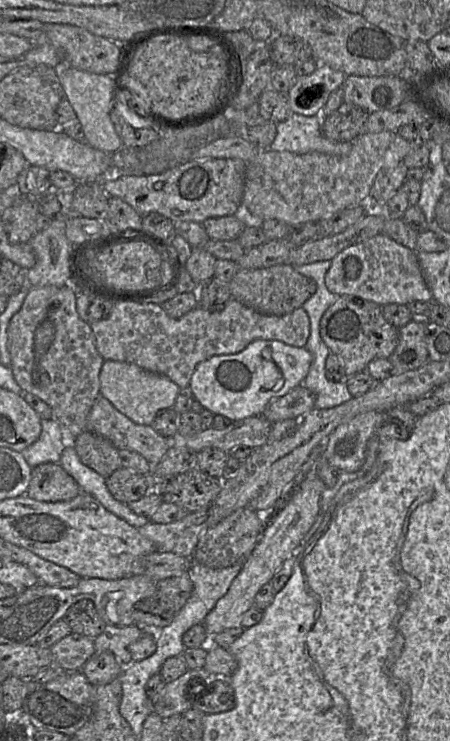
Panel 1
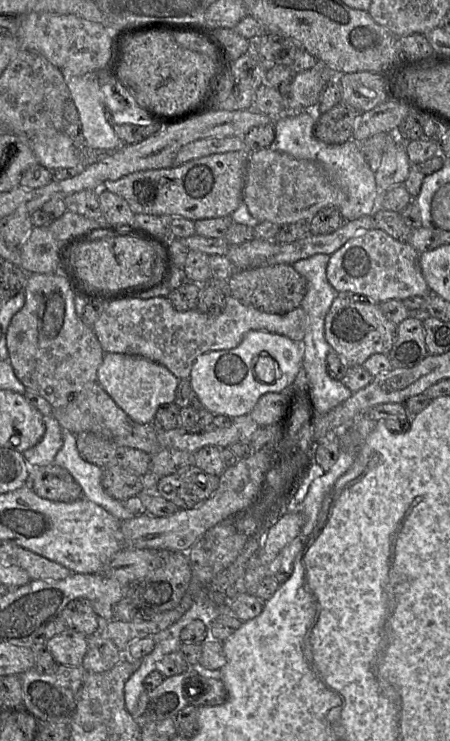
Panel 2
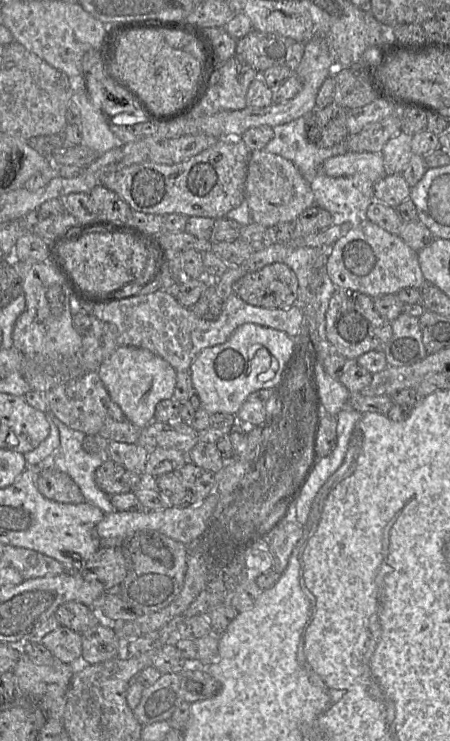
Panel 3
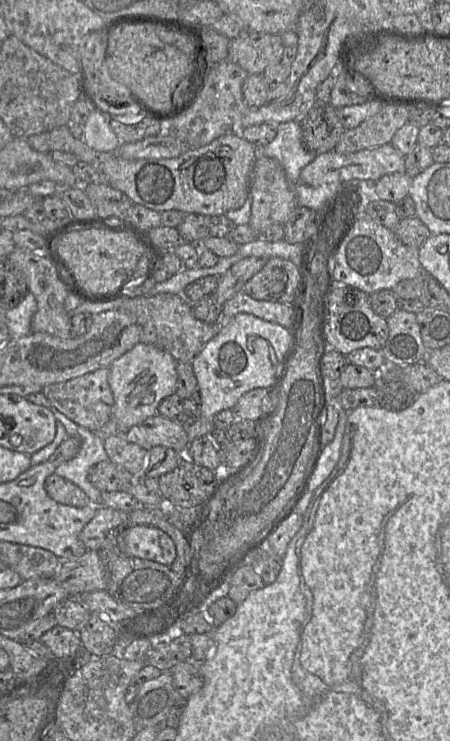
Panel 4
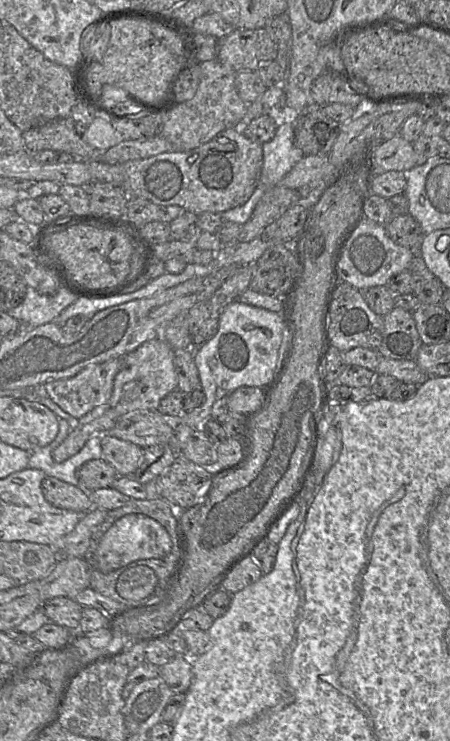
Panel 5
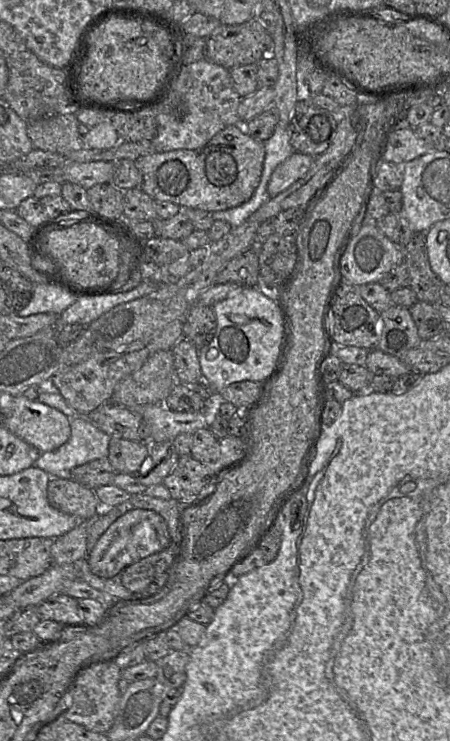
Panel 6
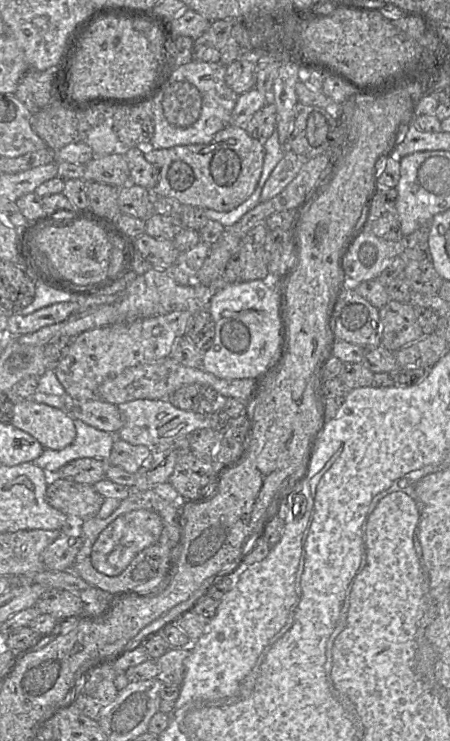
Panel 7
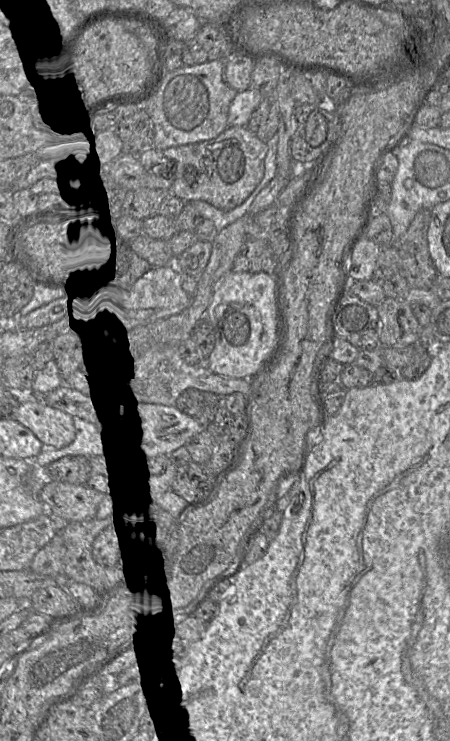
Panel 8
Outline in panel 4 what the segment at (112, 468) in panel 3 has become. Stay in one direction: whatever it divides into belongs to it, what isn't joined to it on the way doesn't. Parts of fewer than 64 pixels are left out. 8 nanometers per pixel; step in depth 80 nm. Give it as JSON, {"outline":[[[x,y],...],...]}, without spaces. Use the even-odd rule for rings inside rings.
{"outline":[[[109,459],[94,465],[88,473],[91,484],[101,492],[127,491],[137,480],[124,467],[114,464]]]}

